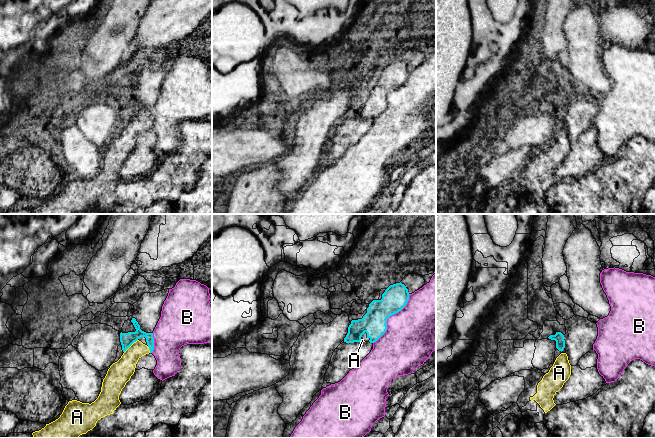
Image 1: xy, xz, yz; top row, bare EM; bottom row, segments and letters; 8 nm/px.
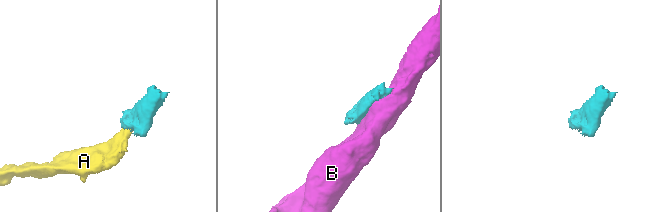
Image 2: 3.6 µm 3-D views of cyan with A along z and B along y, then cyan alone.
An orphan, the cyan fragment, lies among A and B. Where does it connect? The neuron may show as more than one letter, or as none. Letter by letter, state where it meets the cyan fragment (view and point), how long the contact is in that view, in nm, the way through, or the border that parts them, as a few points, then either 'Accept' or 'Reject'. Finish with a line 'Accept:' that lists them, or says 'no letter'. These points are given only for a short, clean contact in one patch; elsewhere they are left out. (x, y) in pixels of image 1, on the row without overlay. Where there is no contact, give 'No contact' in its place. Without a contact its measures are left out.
A: Touches cyan at xy (130, 121). Shared border 160 nm. Path across: xy (127, 115), (130, 121), (130, 134), (120, 148). Accept
B: Touches cyan at xz (389, 92). Shared border 500 nm. Reject
Accept: A

